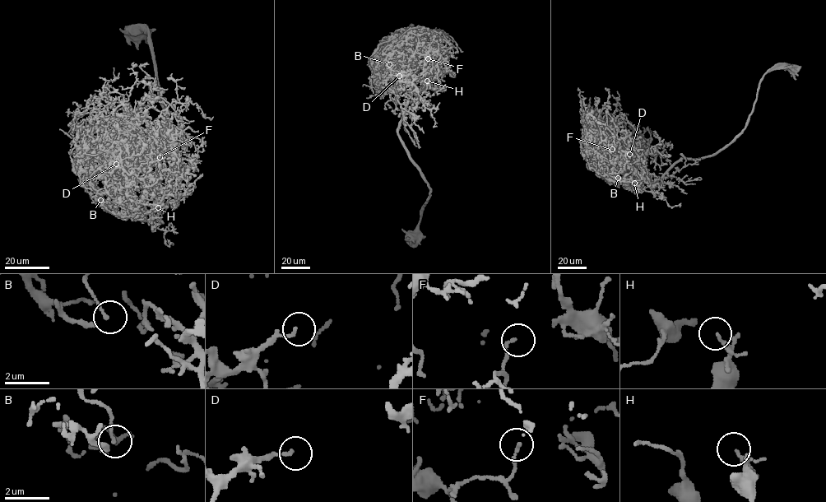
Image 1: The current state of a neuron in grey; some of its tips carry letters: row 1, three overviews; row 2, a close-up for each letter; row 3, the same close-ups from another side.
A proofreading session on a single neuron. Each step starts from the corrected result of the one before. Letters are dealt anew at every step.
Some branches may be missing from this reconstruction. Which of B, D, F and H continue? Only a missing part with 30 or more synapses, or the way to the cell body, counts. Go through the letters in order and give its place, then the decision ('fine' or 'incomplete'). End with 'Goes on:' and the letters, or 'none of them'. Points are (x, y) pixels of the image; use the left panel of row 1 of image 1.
B: place (100, 200); fine
D: place (116, 164); incomplete
F: place (160, 157); fine
H: place (158, 207); fine
Goes on: D

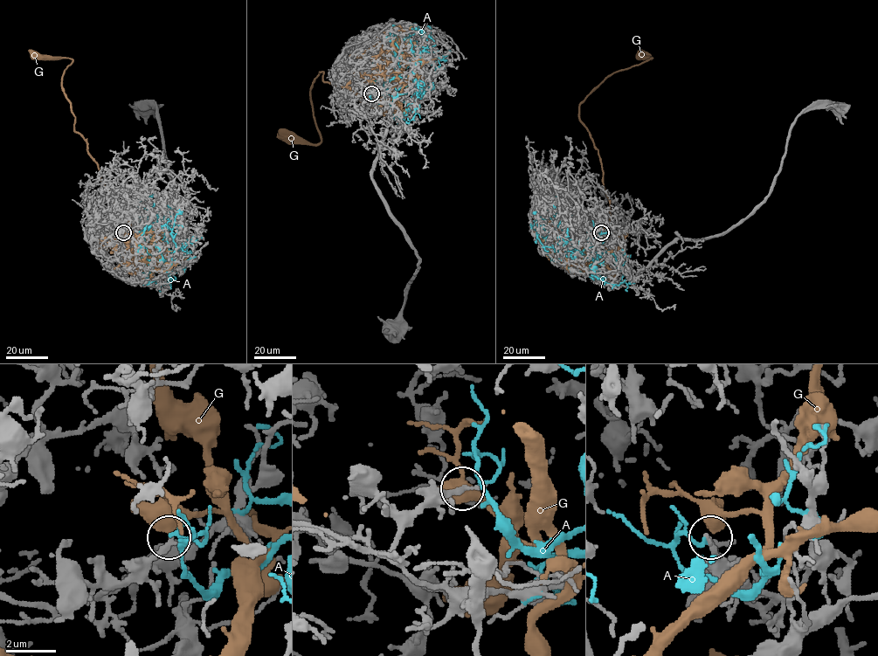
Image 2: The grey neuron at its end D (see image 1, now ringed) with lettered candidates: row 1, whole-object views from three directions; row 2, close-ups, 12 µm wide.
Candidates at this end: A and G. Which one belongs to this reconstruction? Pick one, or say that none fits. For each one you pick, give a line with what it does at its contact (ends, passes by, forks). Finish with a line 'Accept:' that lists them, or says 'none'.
Accept: none

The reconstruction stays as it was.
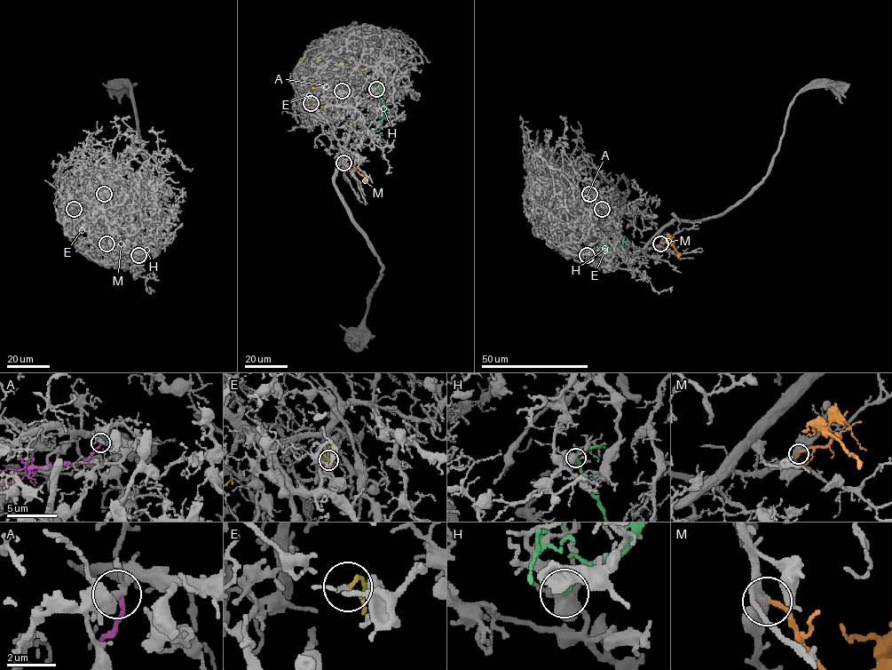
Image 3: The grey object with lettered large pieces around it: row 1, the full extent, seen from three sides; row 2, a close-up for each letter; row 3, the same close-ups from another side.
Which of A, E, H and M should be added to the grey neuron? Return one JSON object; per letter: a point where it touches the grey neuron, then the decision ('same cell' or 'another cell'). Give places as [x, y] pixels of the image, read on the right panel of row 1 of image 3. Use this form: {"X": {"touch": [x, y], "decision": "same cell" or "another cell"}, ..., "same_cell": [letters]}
{"A": {"touch": [589, 194], "decision": "another cell"}, "E": {"touch": [602, 209], "decision": "another cell"}, "H": {"touch": [587, 255], "decision": "another cell"}, "M": {"touch": [660, 243], "decision": "same cell"}, "same_cell": ["M"]}

